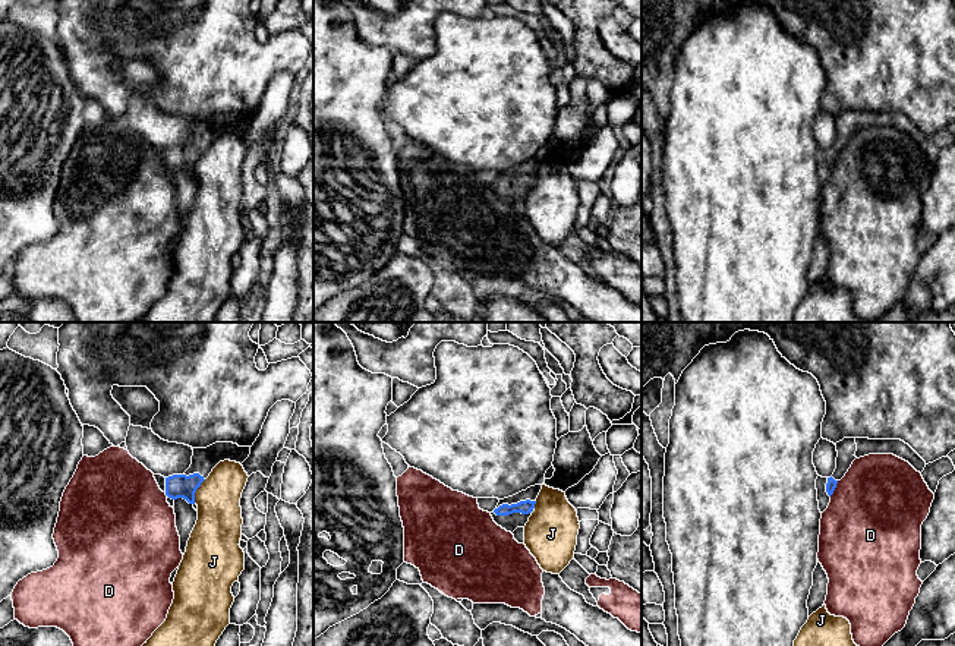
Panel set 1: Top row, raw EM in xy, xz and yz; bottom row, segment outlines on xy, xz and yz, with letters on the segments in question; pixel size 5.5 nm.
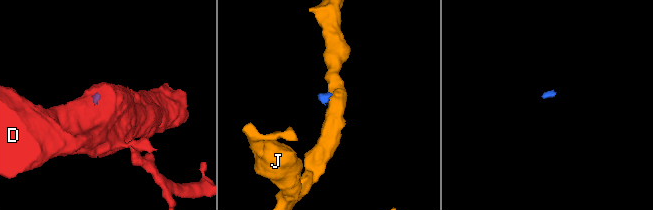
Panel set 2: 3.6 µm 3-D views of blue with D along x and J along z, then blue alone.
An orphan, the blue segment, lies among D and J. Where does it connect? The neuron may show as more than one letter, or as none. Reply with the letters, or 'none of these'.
none of these

